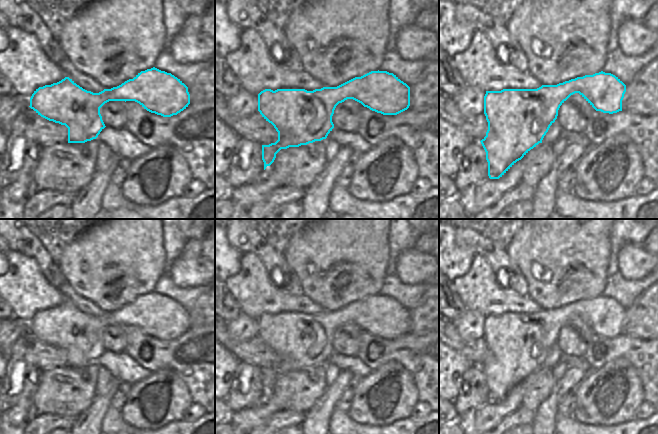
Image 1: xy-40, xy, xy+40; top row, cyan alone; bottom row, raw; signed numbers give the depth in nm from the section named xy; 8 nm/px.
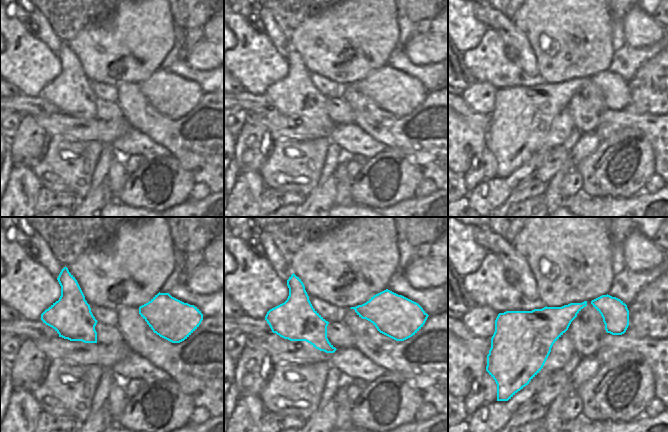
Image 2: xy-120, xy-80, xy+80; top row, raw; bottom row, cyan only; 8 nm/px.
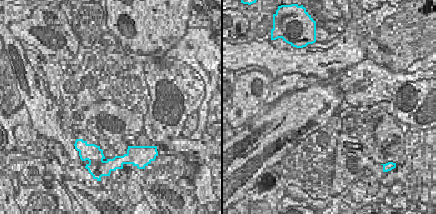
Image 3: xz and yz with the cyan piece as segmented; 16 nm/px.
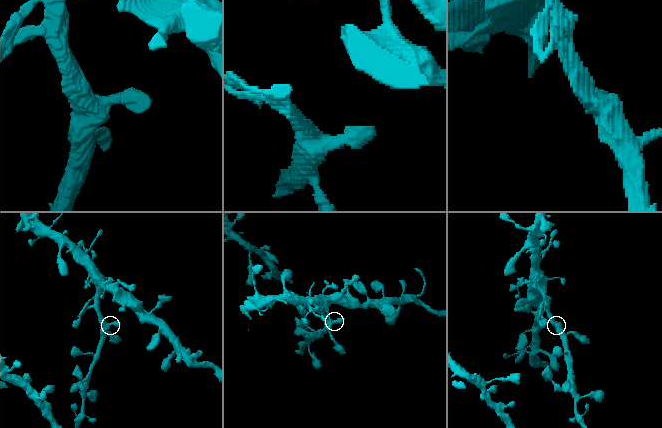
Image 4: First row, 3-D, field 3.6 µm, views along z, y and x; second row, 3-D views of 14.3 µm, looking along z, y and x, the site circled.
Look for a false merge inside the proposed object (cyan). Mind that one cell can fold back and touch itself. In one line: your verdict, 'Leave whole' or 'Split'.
Leave whole.

